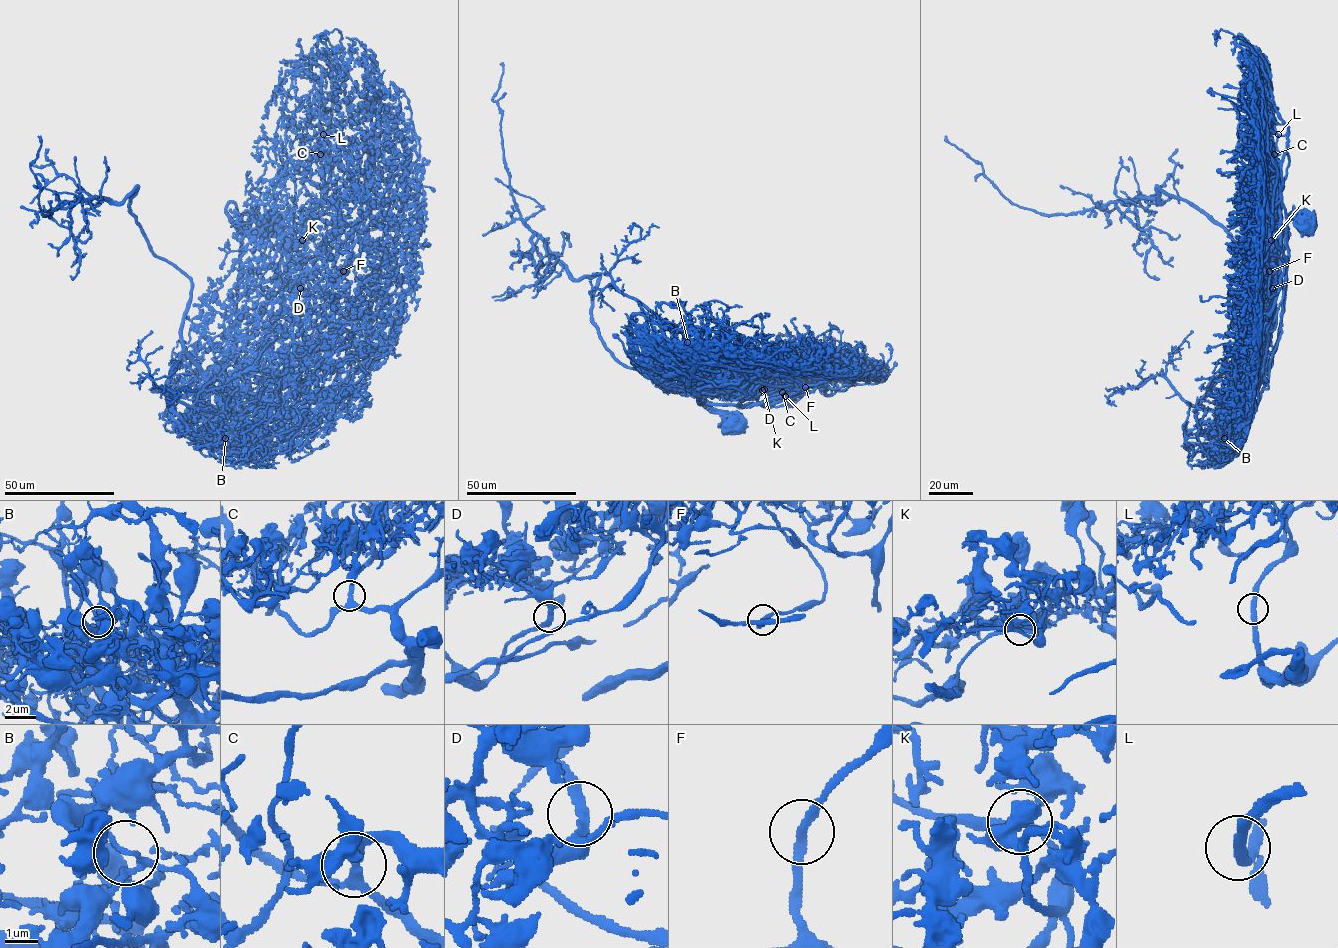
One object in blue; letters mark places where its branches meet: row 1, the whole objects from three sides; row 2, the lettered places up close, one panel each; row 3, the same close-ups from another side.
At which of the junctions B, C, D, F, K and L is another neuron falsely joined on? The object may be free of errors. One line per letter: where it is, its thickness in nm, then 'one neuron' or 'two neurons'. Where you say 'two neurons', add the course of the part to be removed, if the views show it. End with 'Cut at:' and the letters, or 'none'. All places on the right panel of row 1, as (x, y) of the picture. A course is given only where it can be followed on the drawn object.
B: place (1224, 438); calibre 100 nm; two neurons; course (1224, 438), (1254, 385), (1236, 345), (1253, 270), (1232, 237), (1158, 186), (1161, 203), (1020, 207), (946, 136)
C: place (1274, 154); calibre 200 nm; one neuron
D: place (1272, 288); calibre 220 nm; one neuron
F: place (1269, 271); calibre 200 nm; one neuron
K: place (1271, 240); calibre 190 nm; one neuron
L: place (1278, 134); calibre 240 nm; one neuron
Cut at: B

